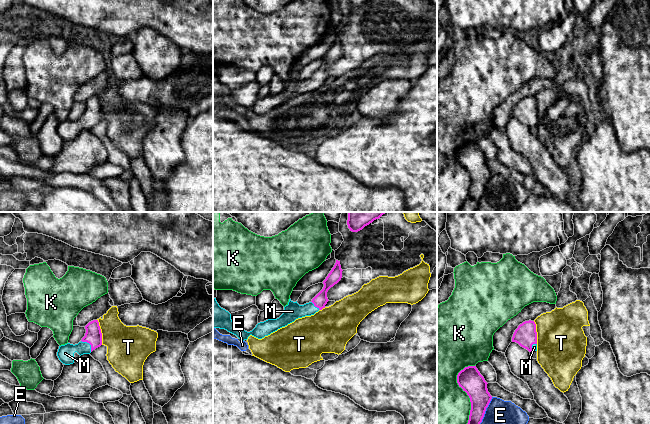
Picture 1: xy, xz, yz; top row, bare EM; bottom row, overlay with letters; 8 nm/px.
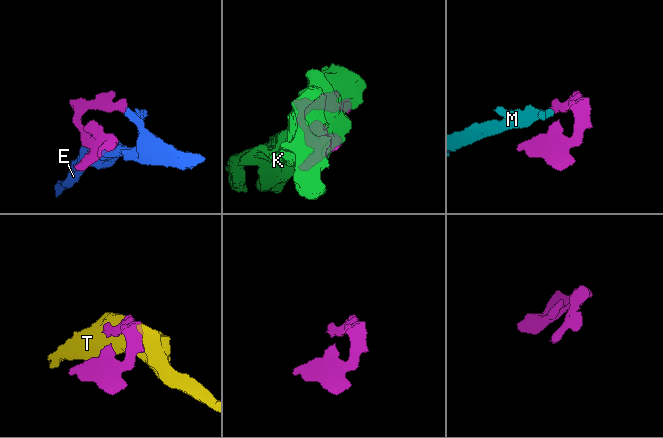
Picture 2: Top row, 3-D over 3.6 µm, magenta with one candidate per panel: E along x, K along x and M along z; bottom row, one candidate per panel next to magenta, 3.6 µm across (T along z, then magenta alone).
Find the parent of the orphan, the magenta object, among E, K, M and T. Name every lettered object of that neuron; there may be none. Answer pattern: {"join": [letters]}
{"join": ["M"]}

